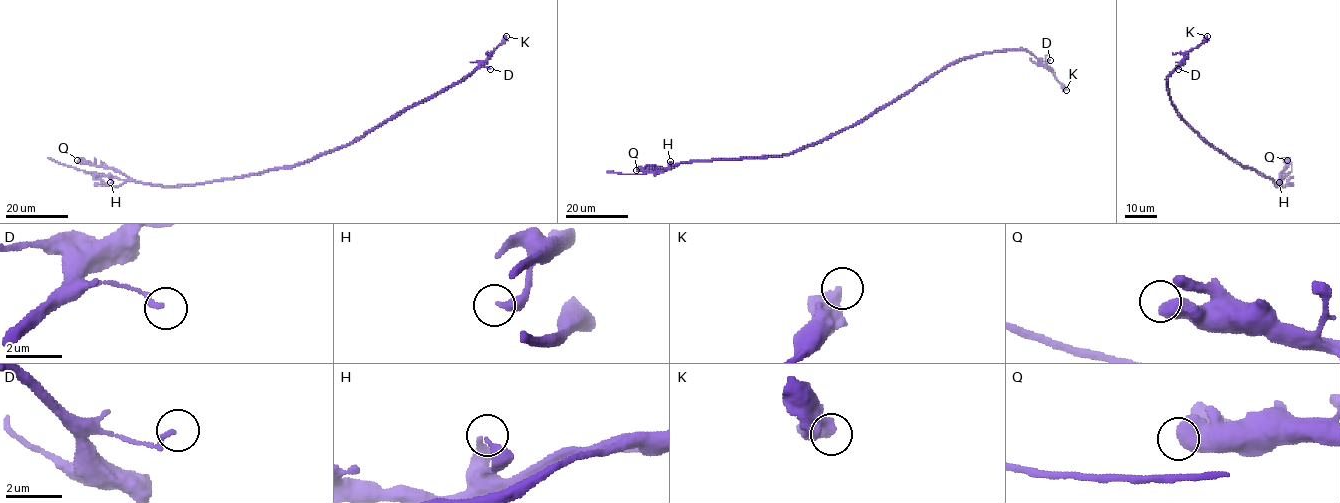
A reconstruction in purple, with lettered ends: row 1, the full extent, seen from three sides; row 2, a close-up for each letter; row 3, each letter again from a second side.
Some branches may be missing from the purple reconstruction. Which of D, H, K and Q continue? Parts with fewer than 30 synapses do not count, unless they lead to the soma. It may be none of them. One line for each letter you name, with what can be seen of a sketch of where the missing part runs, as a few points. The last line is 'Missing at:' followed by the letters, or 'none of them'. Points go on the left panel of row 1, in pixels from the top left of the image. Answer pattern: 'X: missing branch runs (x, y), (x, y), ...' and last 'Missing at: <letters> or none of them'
Missing at: none of them

